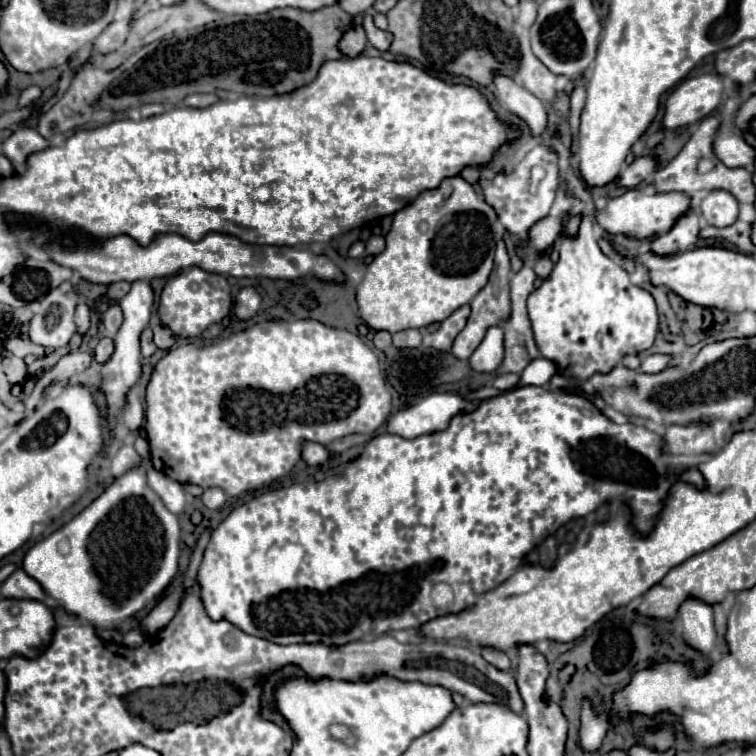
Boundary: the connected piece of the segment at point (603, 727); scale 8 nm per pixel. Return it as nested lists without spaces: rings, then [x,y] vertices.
[[[583,700],[583,722],[581,722],[581,730],[579,730],[579,742],[585,750],[595,752],[601,748],[601,742],[605,738],[605,732],[609,728],[609,718],[607,716],[597,716],[593,712],[593,706],[589,700]]]

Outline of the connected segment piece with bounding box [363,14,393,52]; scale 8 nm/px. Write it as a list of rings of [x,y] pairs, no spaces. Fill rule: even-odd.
[[[371,14],[365,16],[363,28],[367,30],[369,42],[371,42],[375,48],[379,48],[381,52],[389,50],[389,44],[391,44],[391,40],[393,40],[393,36],[391,36],[391,32],[387,32],[387,30],[379,30],[379,28],[373,24],[373,16],[371,16]]]

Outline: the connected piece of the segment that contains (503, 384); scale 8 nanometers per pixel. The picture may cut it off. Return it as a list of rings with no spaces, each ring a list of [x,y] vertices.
[[[501,374],[501,376],[497,376],[497,378],[493,380],[493,388],[497,388],[497,390],[503,392],[503,390],[515,388],[517,382],[519,382],[519,376],[517,376],[517,374]]]

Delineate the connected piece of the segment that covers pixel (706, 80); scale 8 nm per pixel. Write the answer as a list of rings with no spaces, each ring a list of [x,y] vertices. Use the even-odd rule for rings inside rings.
[[[703,74],[683,80],[665,102],[663,128],[679,128],[709,116],[723,96],[721,74]]]

